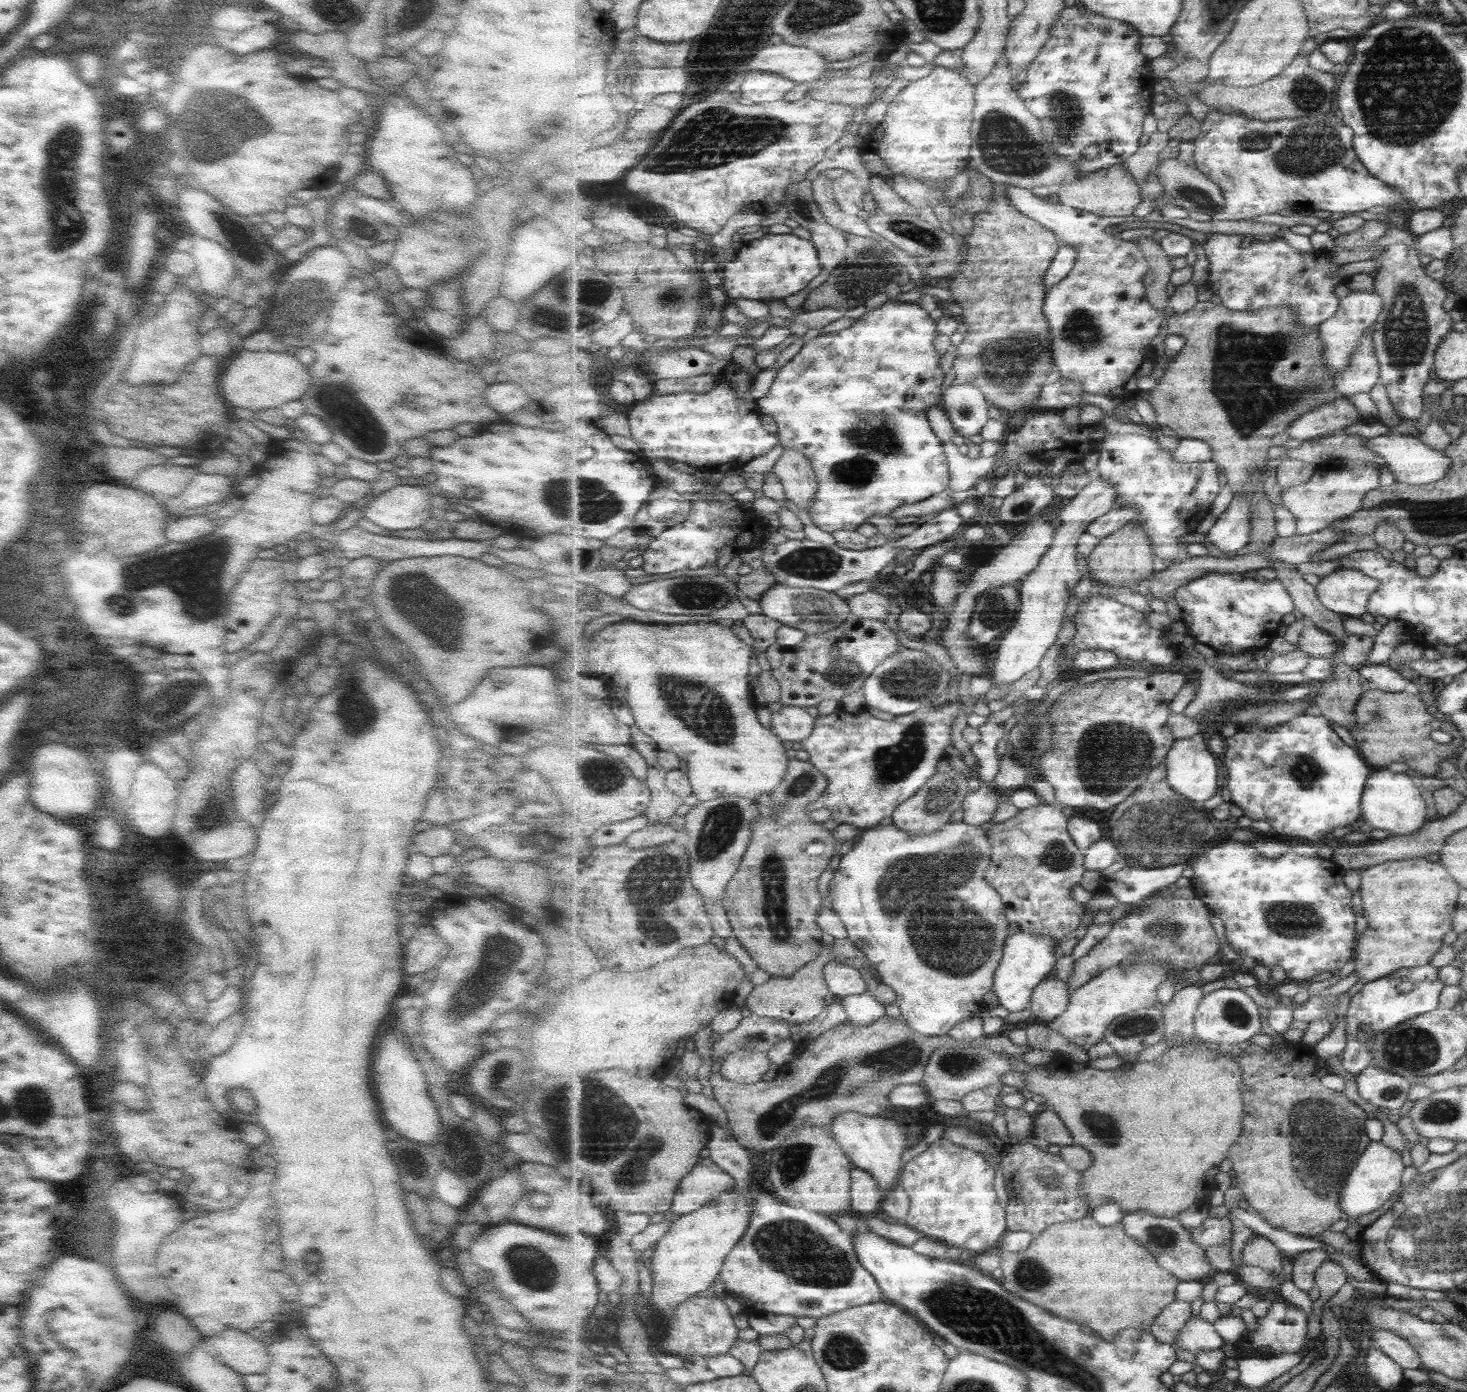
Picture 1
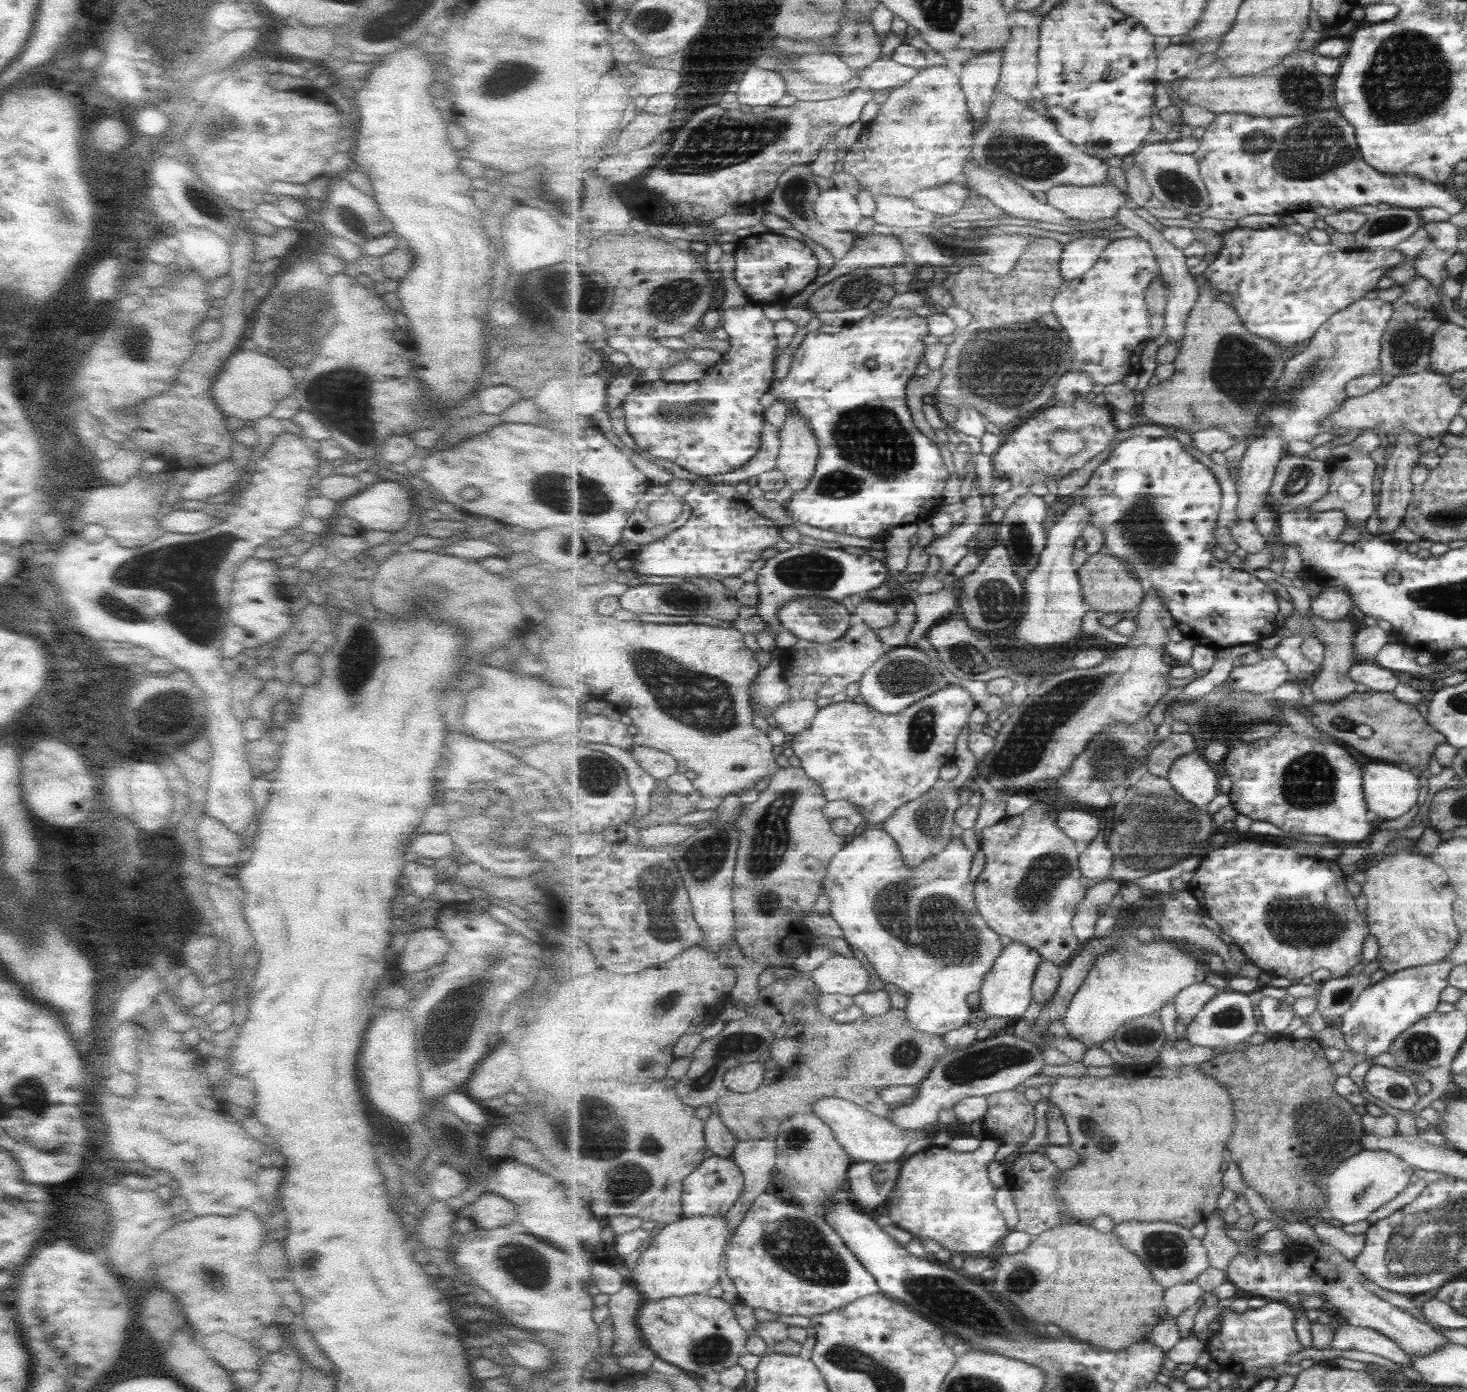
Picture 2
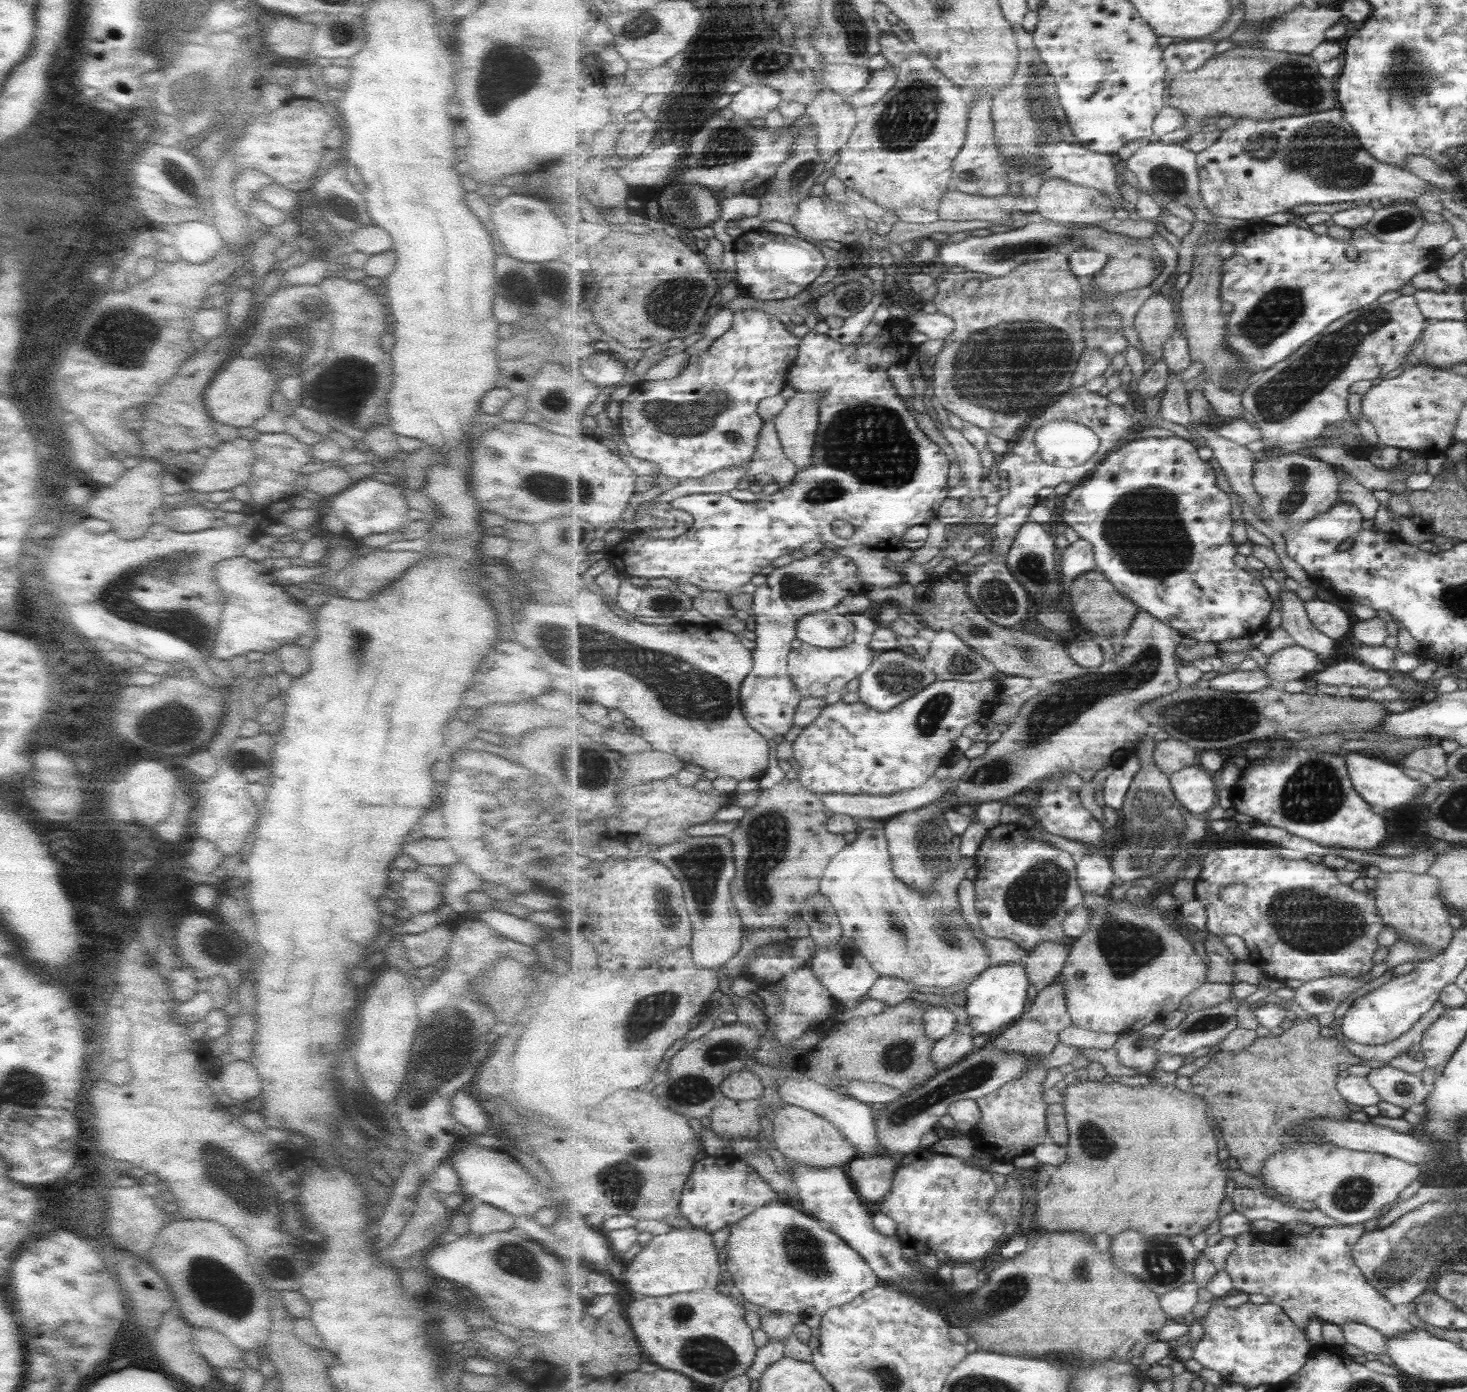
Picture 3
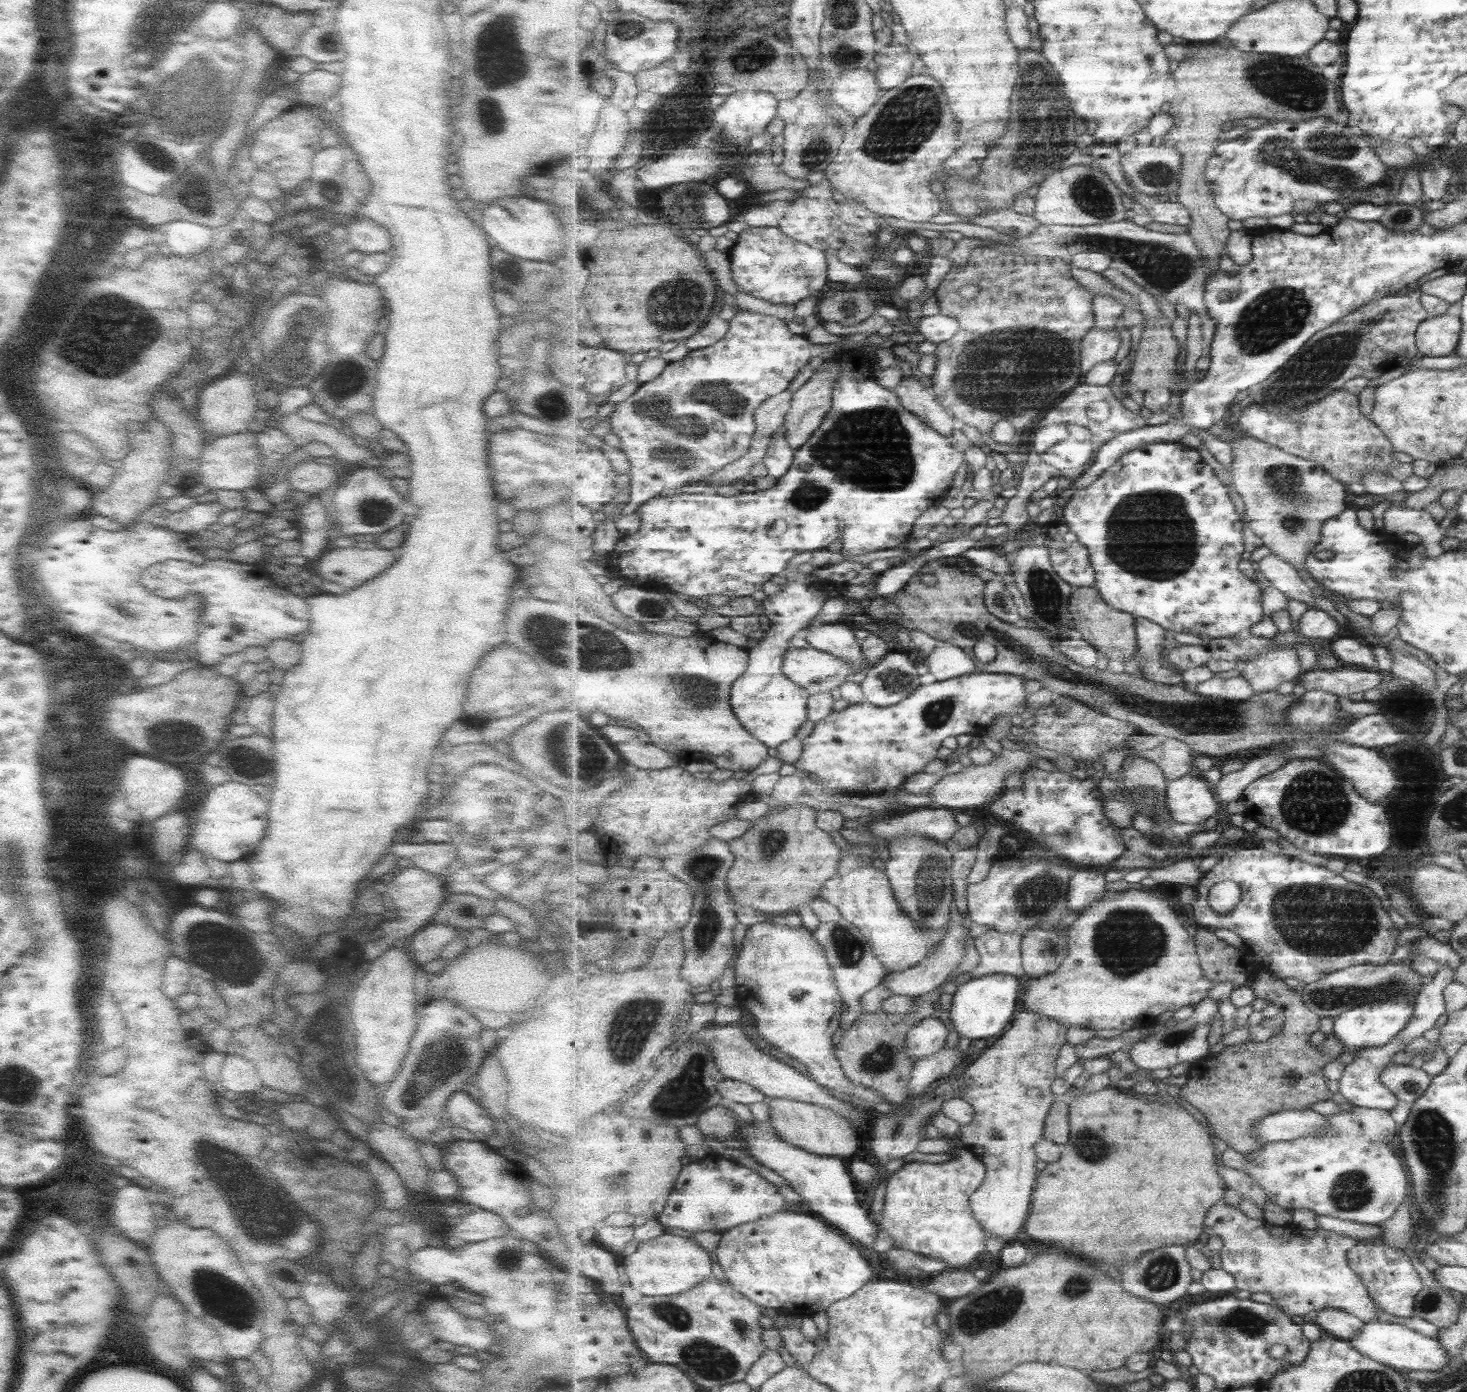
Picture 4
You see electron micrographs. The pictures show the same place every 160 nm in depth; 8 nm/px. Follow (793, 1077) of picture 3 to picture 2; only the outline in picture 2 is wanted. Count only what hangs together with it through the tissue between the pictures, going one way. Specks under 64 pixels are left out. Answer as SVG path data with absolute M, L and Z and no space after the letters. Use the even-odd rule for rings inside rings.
M828 1096L817 1101L813 1106L813 1113L826 1122L834 1131L839 1144L843 1145L847 1154L854 1163L874 1162L875 1164L885 1164L900 1160L909 1148L913 1140L919 1140L921 1132L919 1129L904 1129L898 1124L889 1120L889 1117L876 1116L873 1112L868 1112L861 1105L842 1100L837 1096Z

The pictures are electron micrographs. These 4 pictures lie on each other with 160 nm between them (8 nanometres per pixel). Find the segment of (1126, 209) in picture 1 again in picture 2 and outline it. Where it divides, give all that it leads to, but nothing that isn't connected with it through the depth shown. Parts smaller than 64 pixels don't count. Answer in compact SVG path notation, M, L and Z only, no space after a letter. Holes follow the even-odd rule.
M1109 181L1101 186L1055 186L1048 190L1046 195L1047 204L1069 215L1071 219L1077 219L1078 222L1114 218L1124 206L1131 206L1128 195Z

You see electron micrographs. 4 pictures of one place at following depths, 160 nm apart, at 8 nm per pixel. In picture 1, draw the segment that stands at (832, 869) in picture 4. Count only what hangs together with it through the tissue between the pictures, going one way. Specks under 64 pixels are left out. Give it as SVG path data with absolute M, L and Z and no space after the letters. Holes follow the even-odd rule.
M791 757L786 778L770 796L771 800L778 802L777 809L772 809L775 815L772 818L761 817L752 824L754 834L749 850L745 858L742 858L739 870L726 888L722 900L734 930L733 935L756 962L758 969L767 971L772 977L793 977L799 969L817 959L825 949L820 941L823 930L817 924L823 907L821 904L824 902L819 892L819 878L825 872L829 860L837 853L837 840L833 830L823 828L821 823L810 818L808 804L821 799L829 783L814 764Z

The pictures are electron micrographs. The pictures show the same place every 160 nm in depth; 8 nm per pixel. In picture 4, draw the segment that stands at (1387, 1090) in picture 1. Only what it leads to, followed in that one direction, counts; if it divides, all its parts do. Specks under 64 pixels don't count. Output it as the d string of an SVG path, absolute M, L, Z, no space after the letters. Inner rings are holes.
M1417 1064L1389 1065L1380 1076L1381 1082L1397 1096L1401 1104L1414 1104L1426 1094L1432 1077Z

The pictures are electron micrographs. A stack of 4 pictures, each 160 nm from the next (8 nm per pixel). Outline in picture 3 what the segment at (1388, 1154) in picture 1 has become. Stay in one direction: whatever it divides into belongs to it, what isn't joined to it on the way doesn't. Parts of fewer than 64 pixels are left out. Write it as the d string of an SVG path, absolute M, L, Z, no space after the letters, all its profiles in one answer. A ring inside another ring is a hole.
M1294 1146L1270 1156L1264 1164L1261 1181L1296 1204L1313 1202L1339 1224L1360 1225L1385 1214L1395 1206L1397 1196L1421 1174L1419 1165L1374 1152L1339 1150L1333 1146Z

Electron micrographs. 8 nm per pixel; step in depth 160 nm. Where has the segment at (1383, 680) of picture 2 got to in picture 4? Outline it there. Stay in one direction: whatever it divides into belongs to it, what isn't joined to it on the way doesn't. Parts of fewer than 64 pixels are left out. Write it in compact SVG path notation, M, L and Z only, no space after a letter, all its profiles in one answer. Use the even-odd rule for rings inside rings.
M1345 666L1340 669L1321 669L1304 672L1299 680L1305 690L1323 689L1325 692L1339 696L1351 696L1357 692L1367 692L1379 688L1383 682L1383 674L1375 669Z

